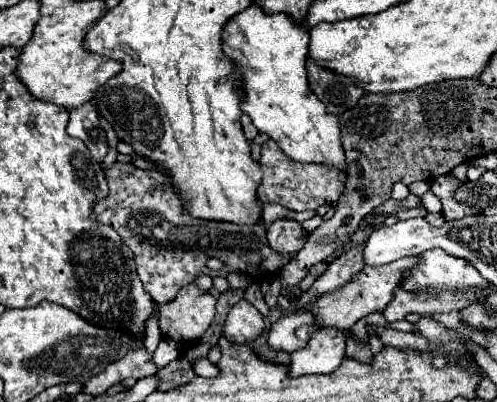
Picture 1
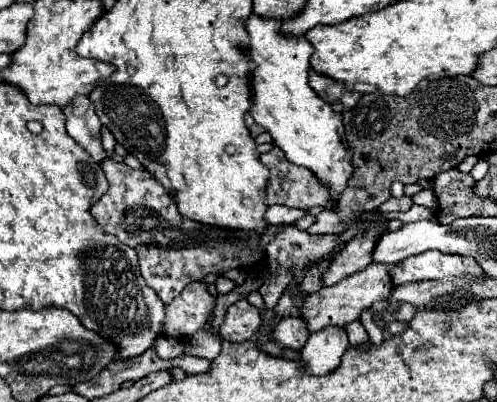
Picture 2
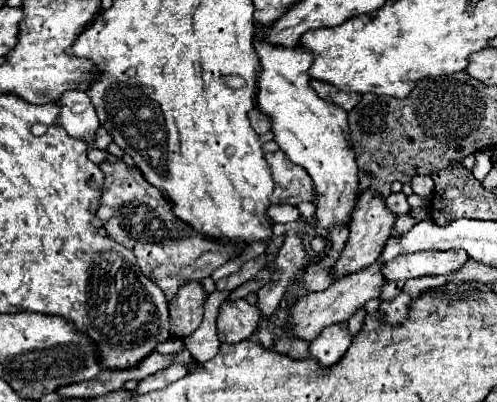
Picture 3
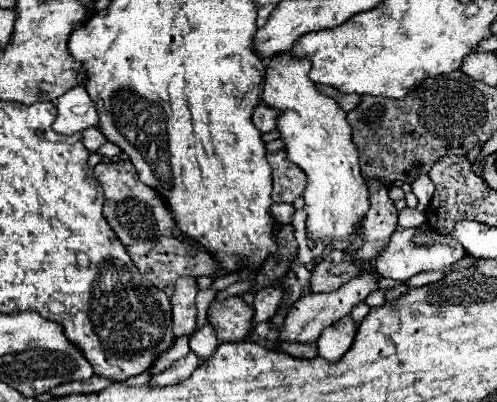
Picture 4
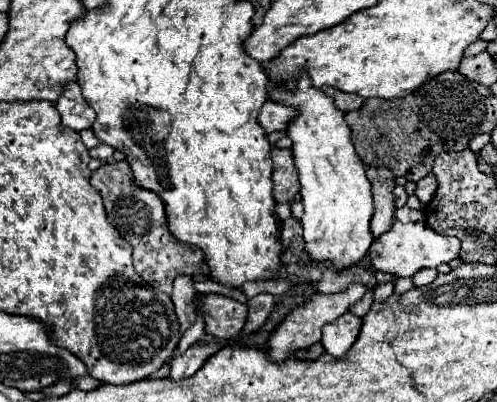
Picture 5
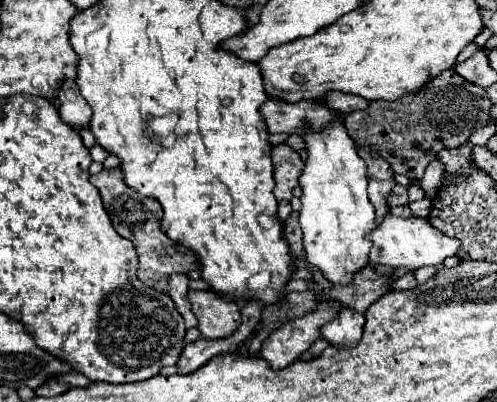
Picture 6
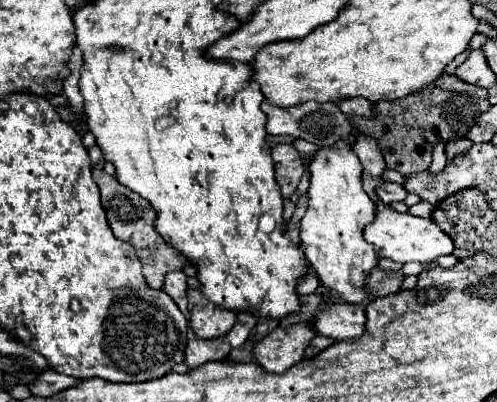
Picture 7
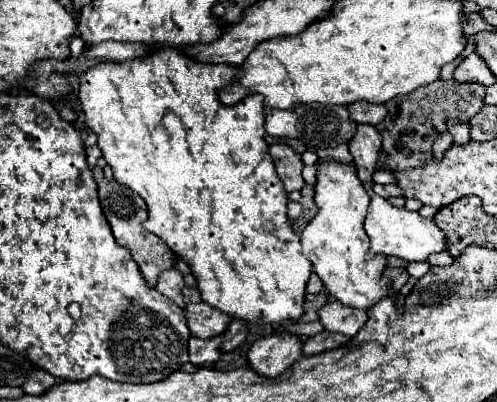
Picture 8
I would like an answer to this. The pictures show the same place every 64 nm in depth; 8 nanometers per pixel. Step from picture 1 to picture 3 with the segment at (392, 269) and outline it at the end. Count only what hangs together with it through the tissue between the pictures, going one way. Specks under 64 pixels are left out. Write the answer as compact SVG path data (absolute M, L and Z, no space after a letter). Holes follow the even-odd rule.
M378 260L374 262L372 266L360 270L360 272L354 272L354 274L348 274L340 280L336 280L336 284L332 284L330 288L322 290L322 292L316 292L316 294L306 294L302 296L294 310L292 310L292 328L296 328L296 332L300 332L300 338L310 342L314 340L326 326L330 324L342 324L342 322L348 322L358 308L362 308L368 300L372 298L378 298L384 284L386 284L386 278L382 274L382 268L384 264Z

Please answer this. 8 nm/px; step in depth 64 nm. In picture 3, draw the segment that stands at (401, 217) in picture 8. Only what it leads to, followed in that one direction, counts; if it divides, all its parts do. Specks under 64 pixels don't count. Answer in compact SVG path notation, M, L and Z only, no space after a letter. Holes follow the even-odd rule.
M416 252L400 256L384 264L384 276L390 282L406 282L410 278L432 276L432 274L452 274L460 270L470 256L466 252Z

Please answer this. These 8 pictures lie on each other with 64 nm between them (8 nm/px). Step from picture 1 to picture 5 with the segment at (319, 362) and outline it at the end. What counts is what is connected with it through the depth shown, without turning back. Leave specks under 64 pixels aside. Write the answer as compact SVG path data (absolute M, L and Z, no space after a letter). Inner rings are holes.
M346 312L336 322L324 326L322 340L320 340L324 344L324 352L334 358L342 358L348 352L348 348L354 344L360 332L360 326L362 326L362 320L352 312Z

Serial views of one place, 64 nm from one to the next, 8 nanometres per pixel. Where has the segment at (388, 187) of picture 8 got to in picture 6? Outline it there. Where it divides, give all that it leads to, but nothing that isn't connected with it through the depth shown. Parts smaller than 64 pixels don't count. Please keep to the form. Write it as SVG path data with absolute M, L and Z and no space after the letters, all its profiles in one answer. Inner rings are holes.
M396 184L396 188L390 194L390 206L404 206L404 204L408 204L408 192L404 186Z

